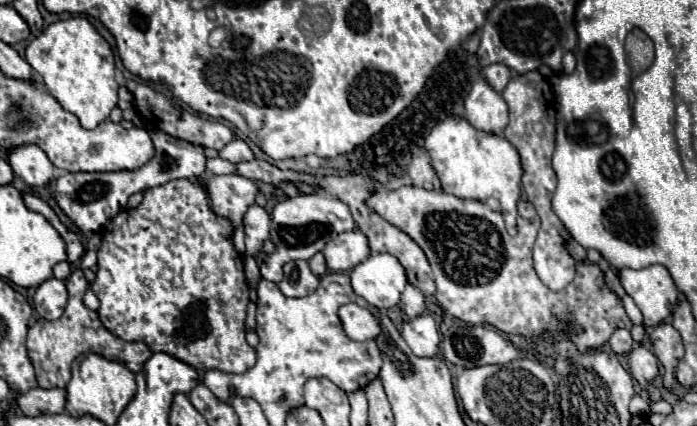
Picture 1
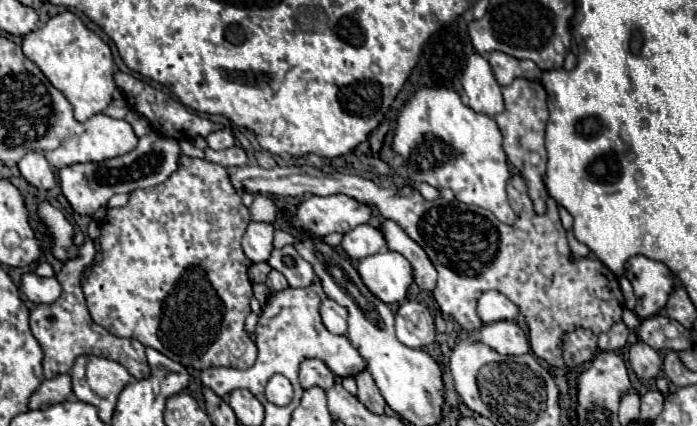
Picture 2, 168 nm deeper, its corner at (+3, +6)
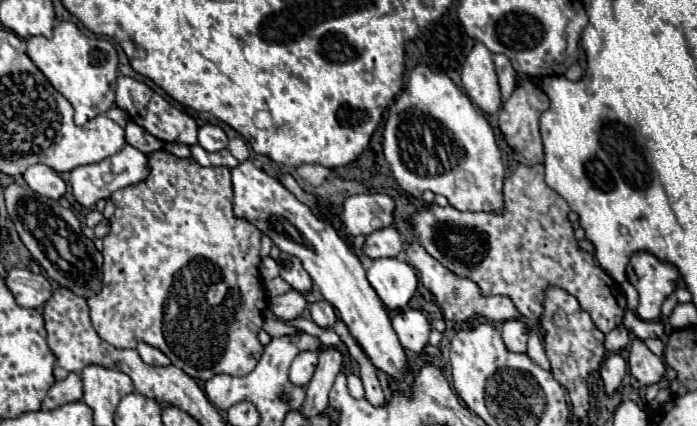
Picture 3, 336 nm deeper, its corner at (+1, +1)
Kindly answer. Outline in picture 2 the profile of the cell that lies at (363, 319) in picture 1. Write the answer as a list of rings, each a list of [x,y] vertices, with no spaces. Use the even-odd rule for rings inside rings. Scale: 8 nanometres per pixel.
[[[326,299],[320,305],[320,315],[322,315],[322,321],[324,321],[324,325],[330,333],[346,335],[346,331],[348,331],[348,311],[342,305],[338,305],[332,299]]]

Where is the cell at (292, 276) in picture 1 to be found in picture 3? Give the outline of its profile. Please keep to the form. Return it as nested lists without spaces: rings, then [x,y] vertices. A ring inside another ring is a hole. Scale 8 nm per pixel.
[[[280,254],[278,258],[278,264],[280,264],[280,276],[298,292],[308,292],[312,290],[312,278],[310,274],[306,274],[302,262],[294,256],[288,256],[288,254]]]

